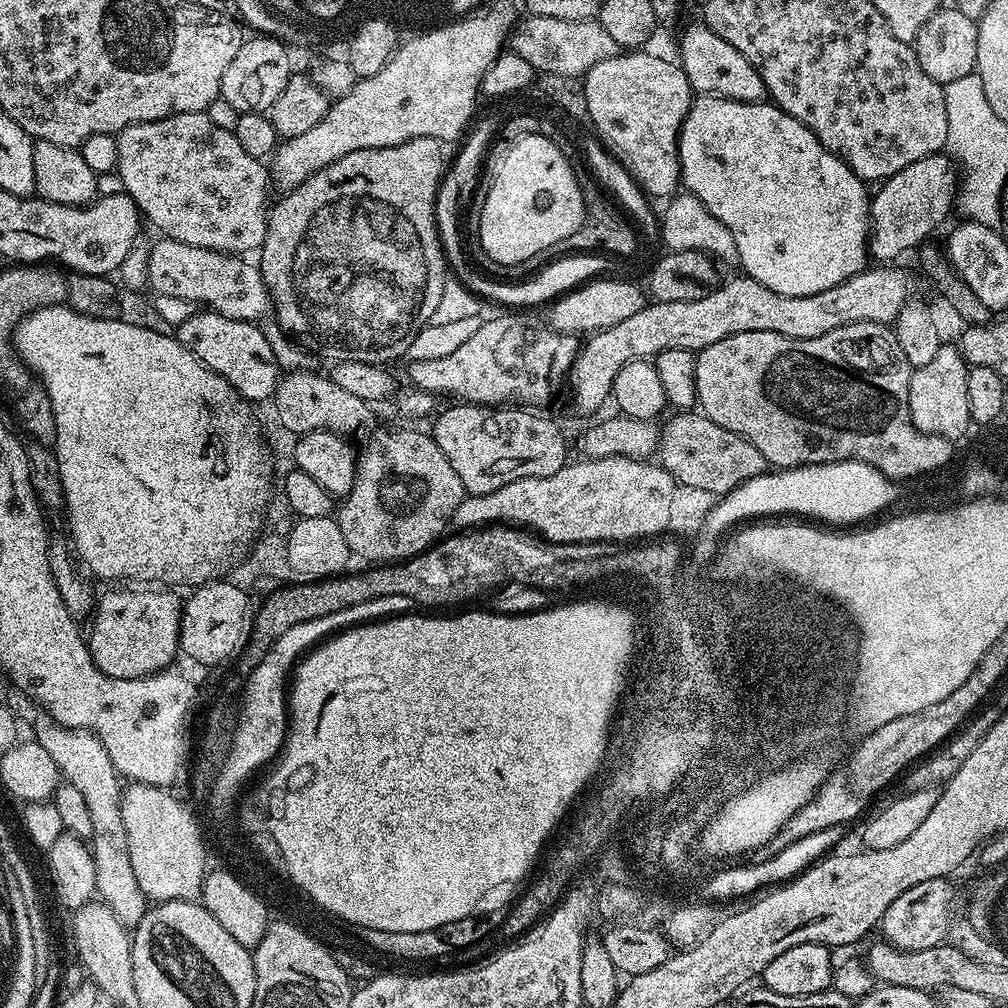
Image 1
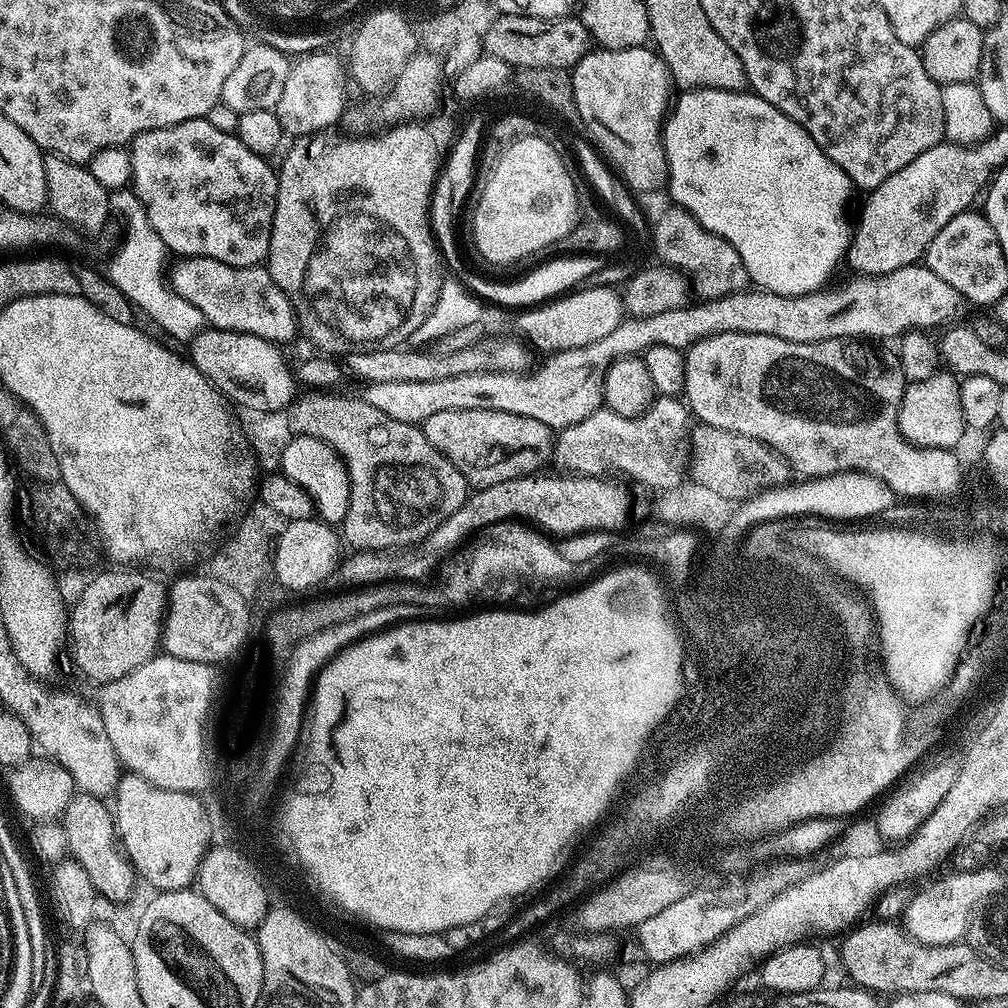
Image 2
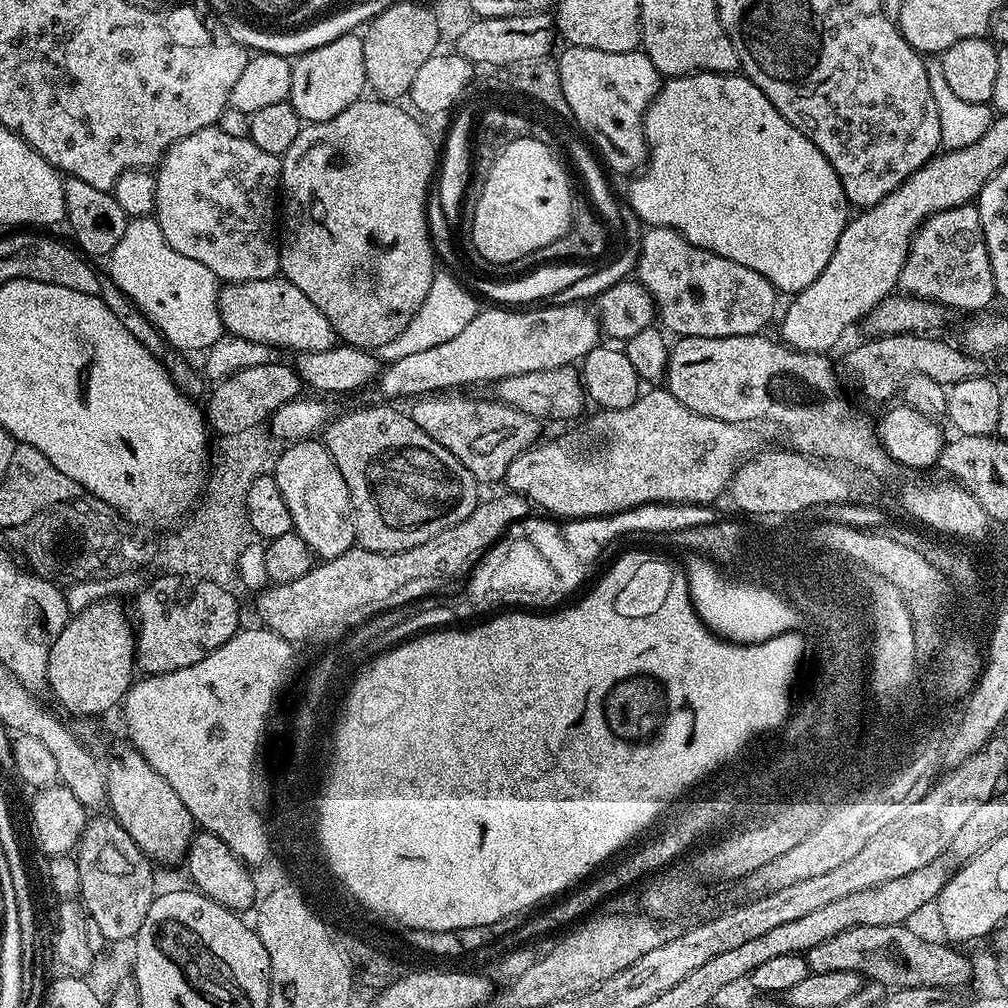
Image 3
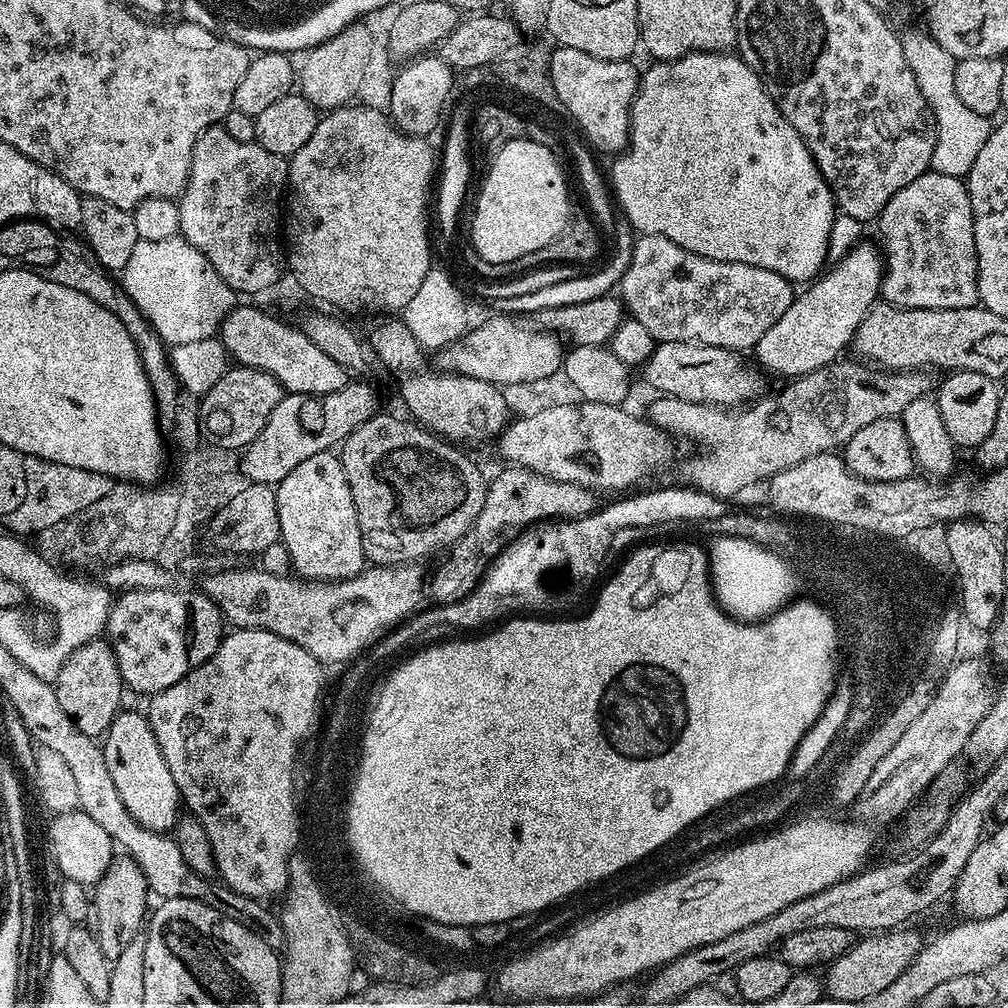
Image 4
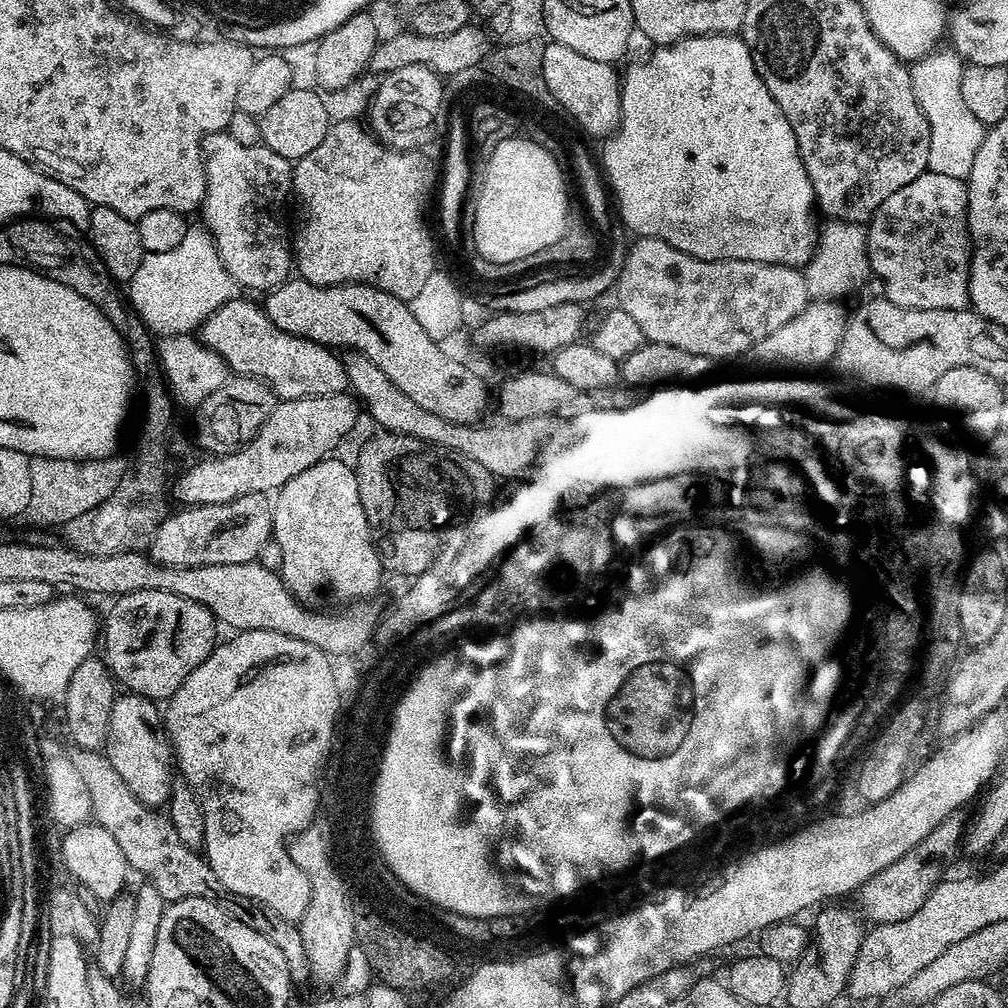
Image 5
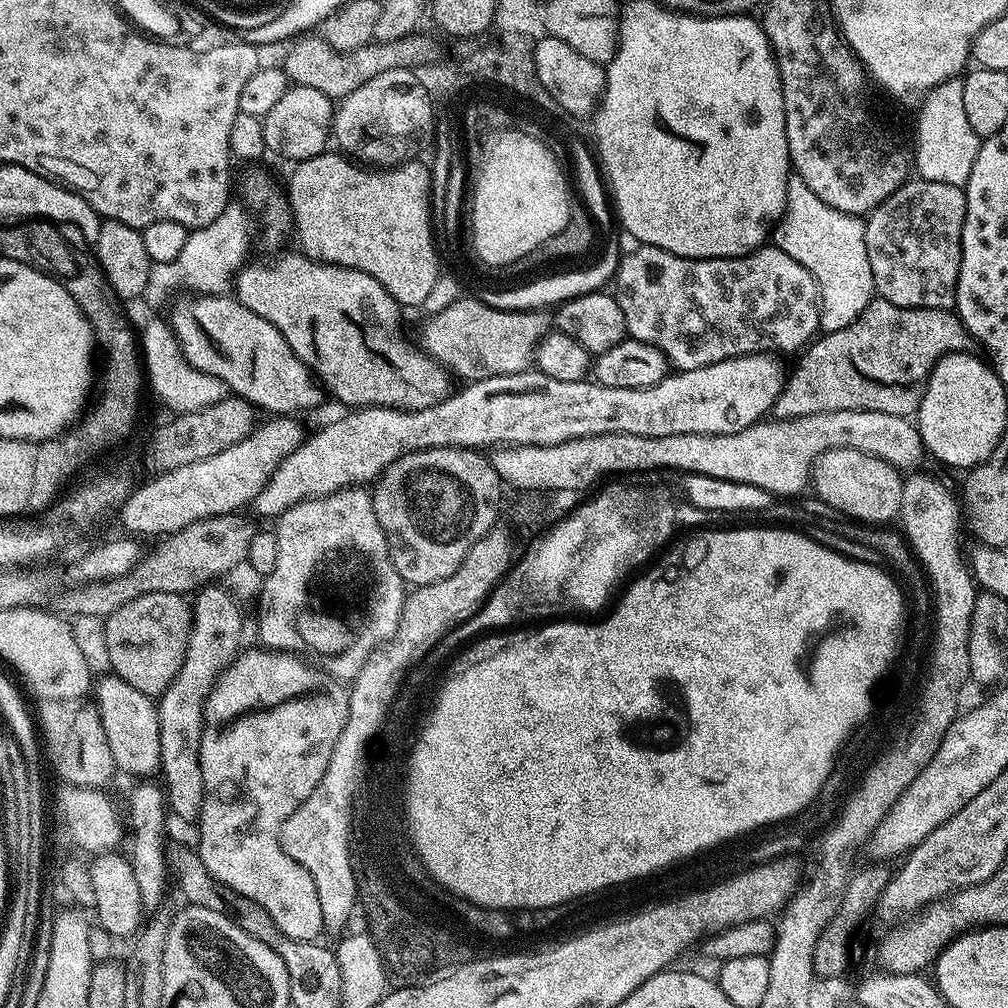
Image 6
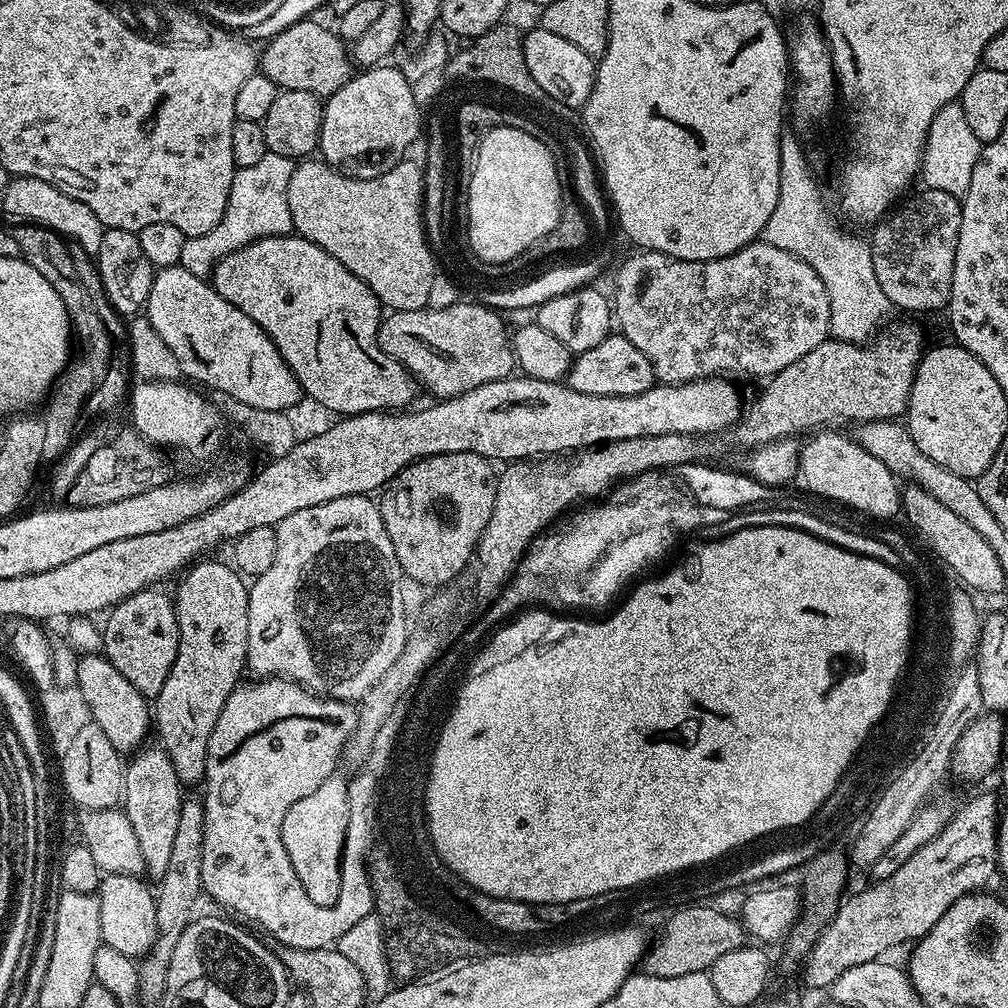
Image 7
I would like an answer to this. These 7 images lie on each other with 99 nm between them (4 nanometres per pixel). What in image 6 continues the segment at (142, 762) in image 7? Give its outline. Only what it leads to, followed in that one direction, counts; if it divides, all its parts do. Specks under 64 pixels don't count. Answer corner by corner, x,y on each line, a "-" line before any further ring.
140,782
132,792
128,804
132,814
132,824
136,828
132,840
130,859
134,878
138,881
138,898
141,909
145,913
153,914
161,911
164,900
164,891
170,888
170,869
166,861
164,844
164,812
166,816
166,797
159,783

